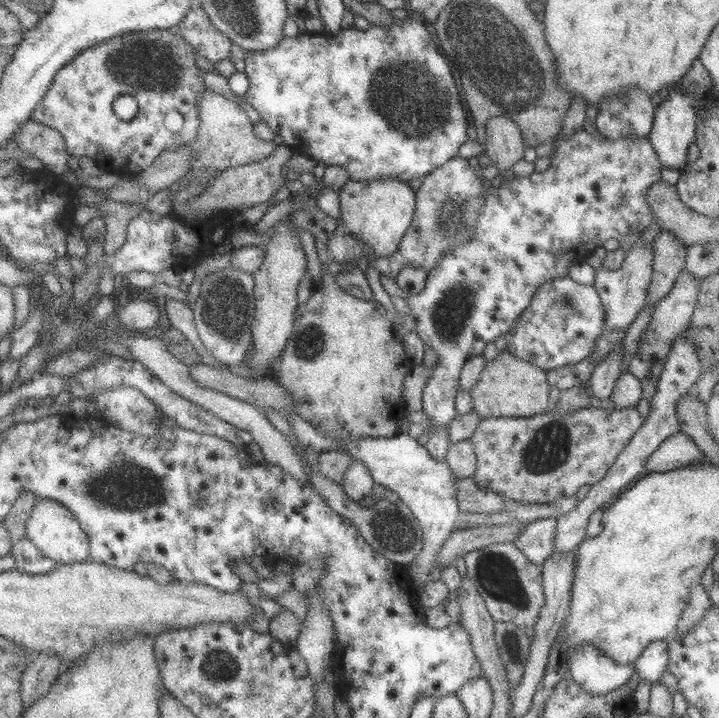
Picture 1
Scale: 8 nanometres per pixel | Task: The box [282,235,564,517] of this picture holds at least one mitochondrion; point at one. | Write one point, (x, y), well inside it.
(453, 310)

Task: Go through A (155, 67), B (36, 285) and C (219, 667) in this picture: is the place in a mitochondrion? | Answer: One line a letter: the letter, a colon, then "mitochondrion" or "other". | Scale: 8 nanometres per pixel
A: mitochondrion
B: other
C: mitochondrion

